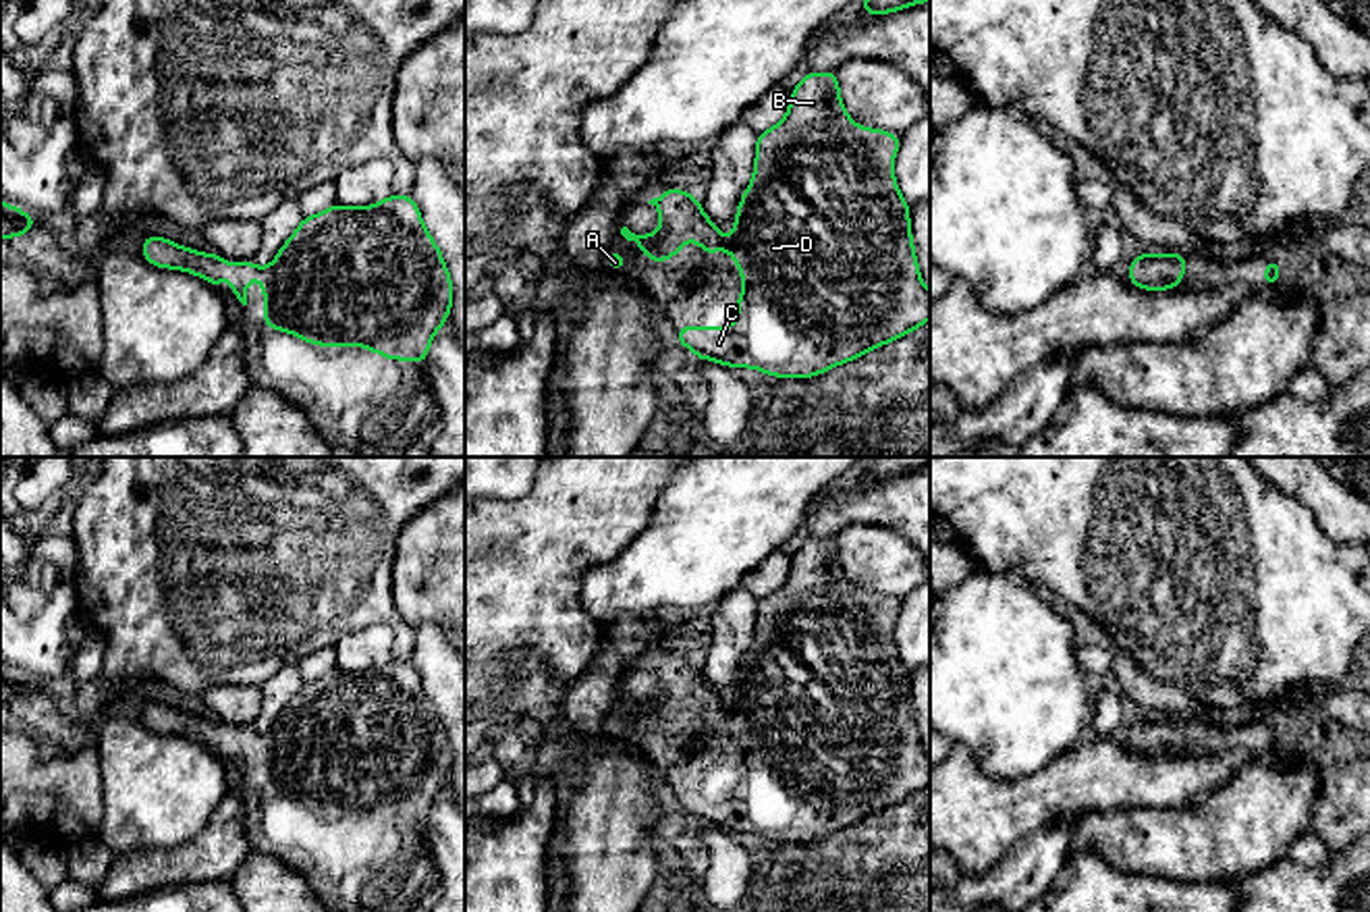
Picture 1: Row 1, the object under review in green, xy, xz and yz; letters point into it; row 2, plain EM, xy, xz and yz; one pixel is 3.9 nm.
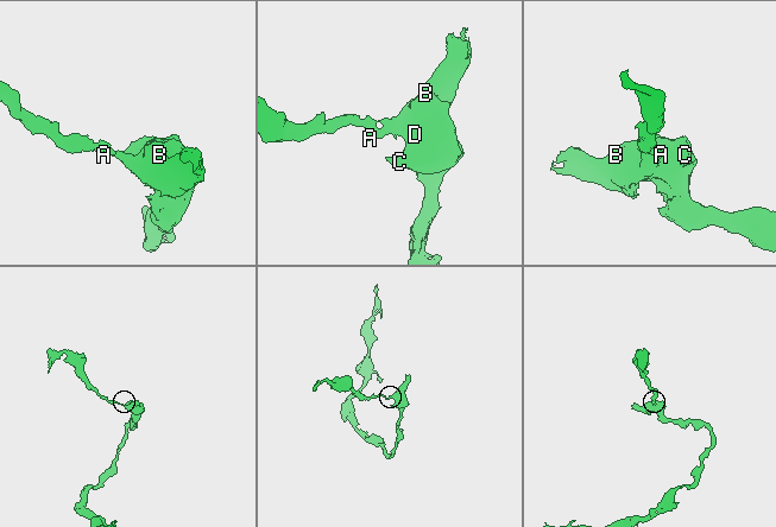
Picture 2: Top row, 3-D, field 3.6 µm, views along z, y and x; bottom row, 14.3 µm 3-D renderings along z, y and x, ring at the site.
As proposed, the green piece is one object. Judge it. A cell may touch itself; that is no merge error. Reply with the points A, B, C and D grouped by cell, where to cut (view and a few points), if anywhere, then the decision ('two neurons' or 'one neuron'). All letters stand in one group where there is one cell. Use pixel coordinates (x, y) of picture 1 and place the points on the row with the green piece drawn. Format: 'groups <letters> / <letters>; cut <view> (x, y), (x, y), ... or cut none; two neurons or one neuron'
groups A B C D; cut none; one neuron

